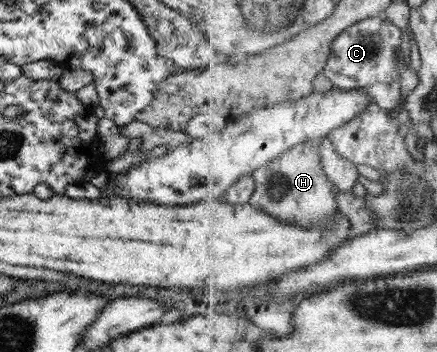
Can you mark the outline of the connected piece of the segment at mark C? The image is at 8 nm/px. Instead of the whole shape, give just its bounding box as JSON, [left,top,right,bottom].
[324,17,402,90]

